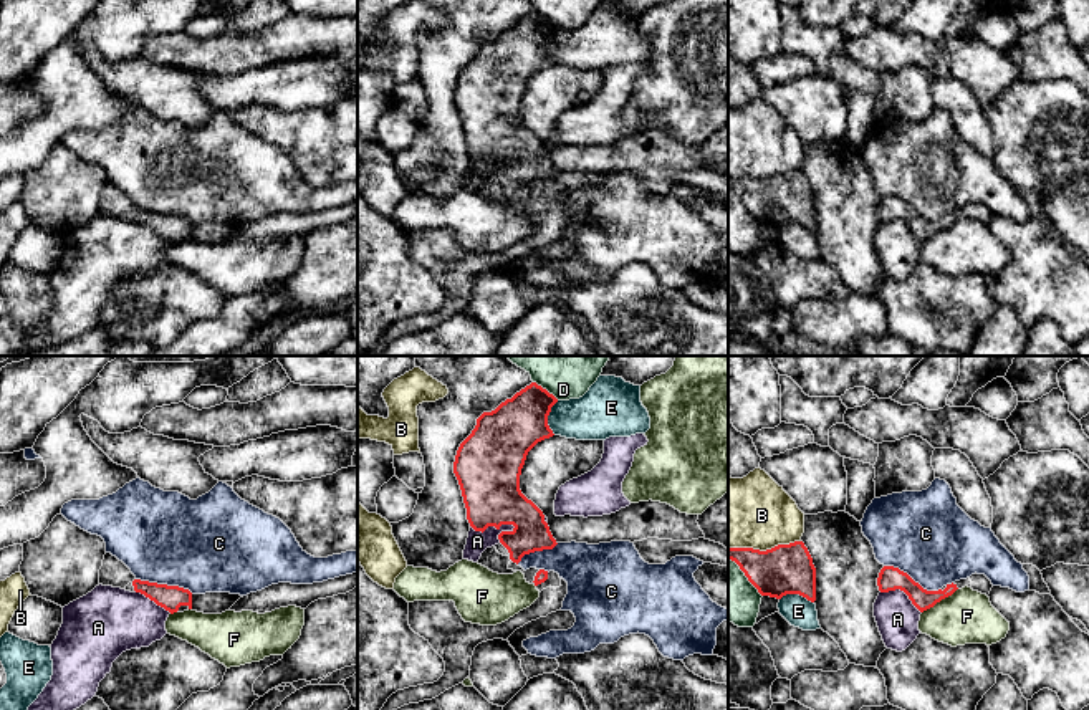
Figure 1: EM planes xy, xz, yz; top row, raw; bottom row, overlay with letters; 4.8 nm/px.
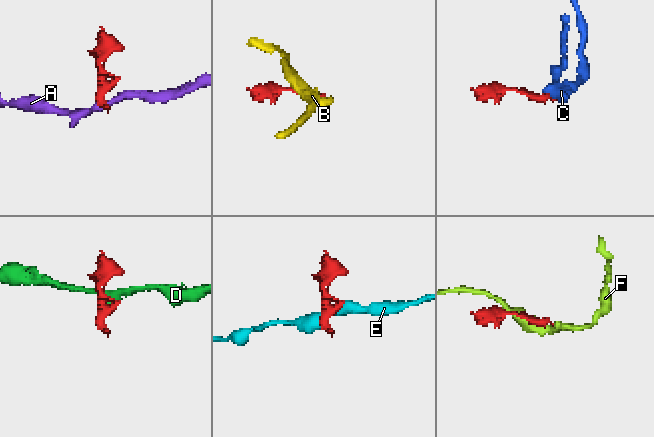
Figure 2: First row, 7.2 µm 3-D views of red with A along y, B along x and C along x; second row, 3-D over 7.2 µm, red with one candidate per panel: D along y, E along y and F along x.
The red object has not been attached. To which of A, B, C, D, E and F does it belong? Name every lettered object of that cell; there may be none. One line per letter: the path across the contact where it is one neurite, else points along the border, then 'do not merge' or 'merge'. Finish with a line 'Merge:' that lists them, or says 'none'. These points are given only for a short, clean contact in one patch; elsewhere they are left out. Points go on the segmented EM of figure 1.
A: do not merge
B: do not merge
C: do not merge
D: do not merge
E: do not merge
F: border yz (957, 588), (922, 613); do not merge
Merge: none

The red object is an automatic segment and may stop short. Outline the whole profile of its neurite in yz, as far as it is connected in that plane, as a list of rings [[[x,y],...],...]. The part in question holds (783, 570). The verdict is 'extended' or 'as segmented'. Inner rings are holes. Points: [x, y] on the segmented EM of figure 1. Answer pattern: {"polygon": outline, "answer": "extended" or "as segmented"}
{"polygon": [[[803,541],[766,551],[728,548],[728,559],[740,566],[761,596],[781,599],[786,594],[799,594],[816,601],[816,568]]], "answer": "as segmented"}

